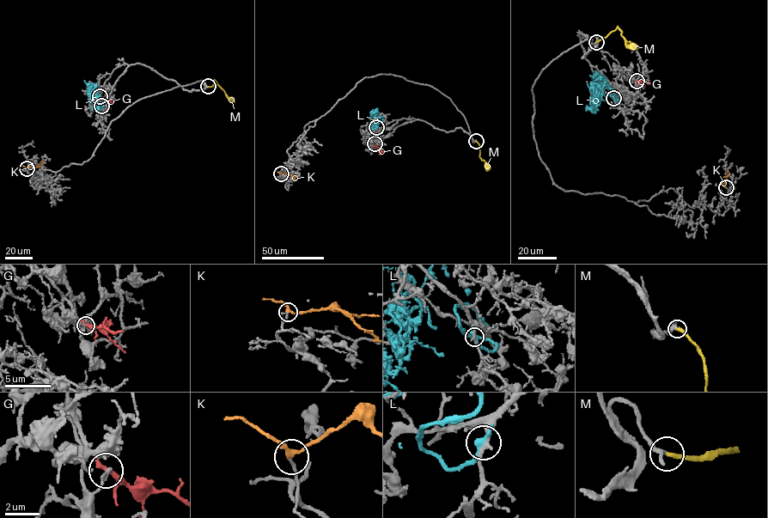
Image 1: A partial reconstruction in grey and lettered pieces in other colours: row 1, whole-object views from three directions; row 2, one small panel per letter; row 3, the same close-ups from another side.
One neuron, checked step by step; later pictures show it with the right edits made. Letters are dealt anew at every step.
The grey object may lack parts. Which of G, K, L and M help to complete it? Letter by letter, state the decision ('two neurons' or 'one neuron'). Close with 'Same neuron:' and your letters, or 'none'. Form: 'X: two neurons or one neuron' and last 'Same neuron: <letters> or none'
G: two neurons
K: one neuron
L: two neurons
M: one neuron
Same neuron: K, M

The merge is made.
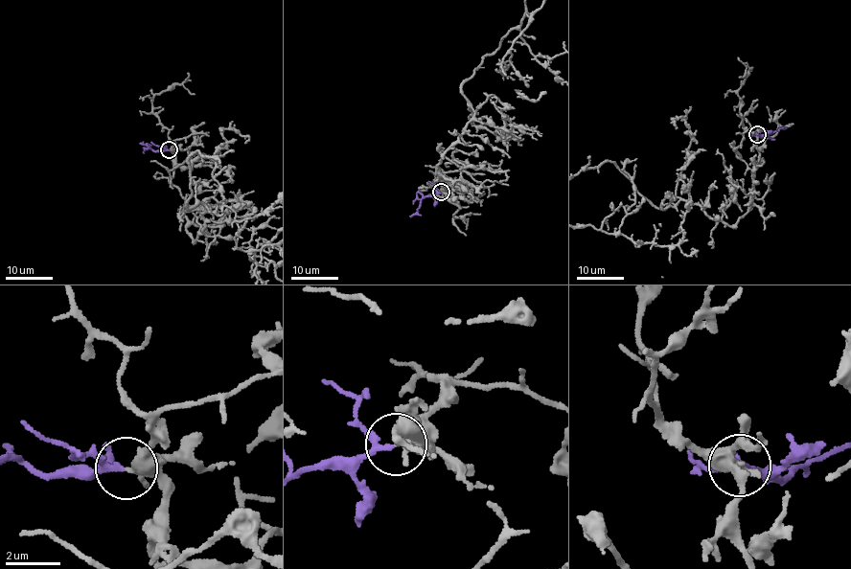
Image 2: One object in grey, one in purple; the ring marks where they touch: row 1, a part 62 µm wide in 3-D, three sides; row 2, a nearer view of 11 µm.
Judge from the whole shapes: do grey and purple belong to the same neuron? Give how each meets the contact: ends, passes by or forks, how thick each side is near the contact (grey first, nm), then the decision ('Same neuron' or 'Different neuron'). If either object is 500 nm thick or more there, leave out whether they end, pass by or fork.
At the ring grey passes by. At the ring purple passes by. Thickness 240 nm (grey) against 140 nm. Same neuron

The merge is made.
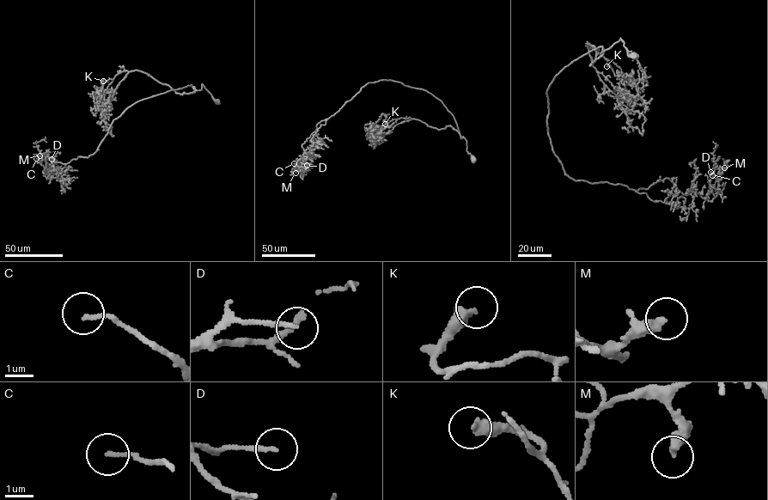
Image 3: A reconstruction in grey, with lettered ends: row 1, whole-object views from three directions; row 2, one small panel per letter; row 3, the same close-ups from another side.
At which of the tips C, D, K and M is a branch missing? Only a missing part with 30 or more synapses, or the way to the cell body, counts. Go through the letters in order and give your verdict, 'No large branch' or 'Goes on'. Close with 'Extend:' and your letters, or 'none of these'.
C: No large branch
D: No large branch
K: Goes on
M: No large branch
Extend: K

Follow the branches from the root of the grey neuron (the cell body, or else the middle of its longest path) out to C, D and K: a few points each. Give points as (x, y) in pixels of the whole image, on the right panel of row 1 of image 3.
C: (634, 55), (620, 38), (551, 83), (548, 134), (564, 172), (636, 191), (667, 178), (710, 201), (712, 175)
D: (634, 55), (620, 38), (551, 83), (548, 134), (564, 172), (636, 191), (667, 178), (710, 201), (710, 172)
K: (634, 55), (620, 38), (602, 48), (590, 64), (598, 54), (588, 44), (609, 60), (606, 66)

